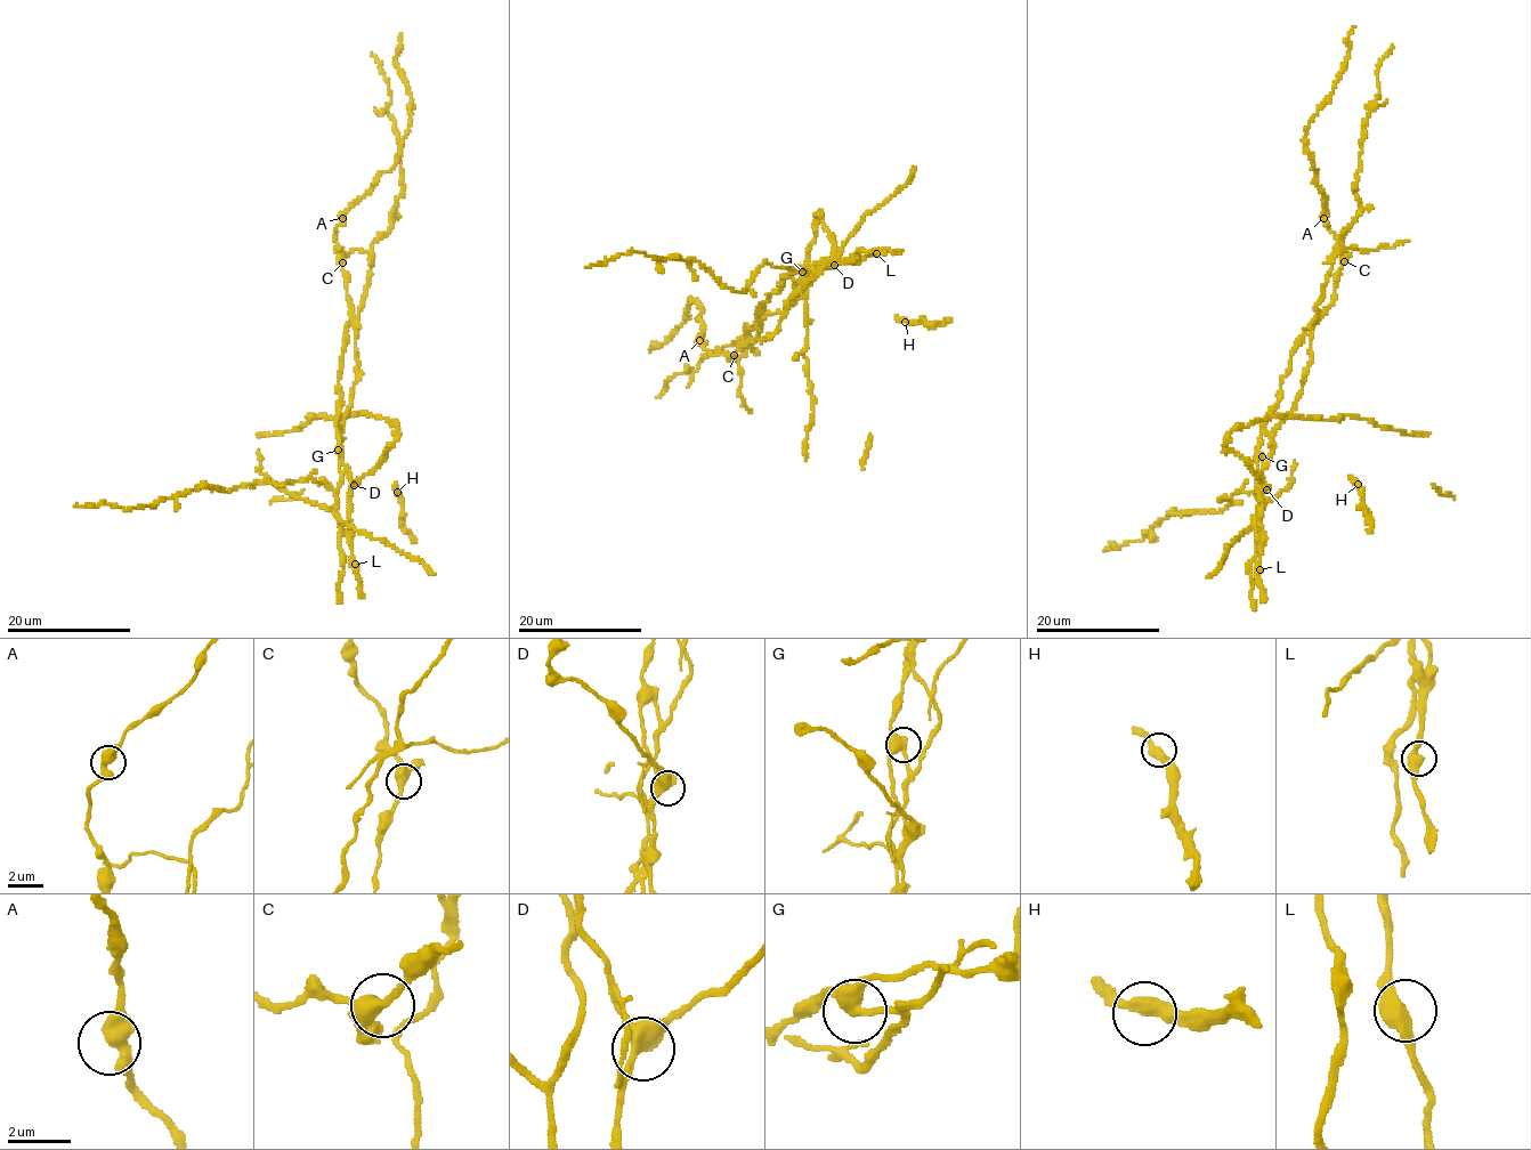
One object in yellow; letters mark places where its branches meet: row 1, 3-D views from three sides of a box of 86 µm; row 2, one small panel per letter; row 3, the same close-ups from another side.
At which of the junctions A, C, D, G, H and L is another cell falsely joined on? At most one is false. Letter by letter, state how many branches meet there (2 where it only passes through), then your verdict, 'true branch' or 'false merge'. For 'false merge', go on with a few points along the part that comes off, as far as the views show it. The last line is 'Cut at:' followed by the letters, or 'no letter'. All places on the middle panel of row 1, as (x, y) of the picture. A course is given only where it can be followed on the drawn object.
A: 3 | true branch
C: 3 | true branch
D: 3 | true branch
G: 3 | false merge | (802, 272), (785, 312), (750, 330), (750, 347), (738, 340), (707, 354), (657, 396)
H: 2 | true branch
L: 2 | true branch
Cut at: G

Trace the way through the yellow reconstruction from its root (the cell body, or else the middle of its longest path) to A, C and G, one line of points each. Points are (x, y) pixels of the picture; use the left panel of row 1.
A: (338, 415), (341, 356), (350, 316), (347, 276), (334, 241), (334, 229), (342, 218)
C: (338, 415), (341, 356), (350, 316), (342, 262)
G: (338, 415), (339, 451)

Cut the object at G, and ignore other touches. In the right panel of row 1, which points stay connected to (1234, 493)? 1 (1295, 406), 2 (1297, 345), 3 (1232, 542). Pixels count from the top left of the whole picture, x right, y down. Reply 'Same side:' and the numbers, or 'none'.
Same side: 1, 3

